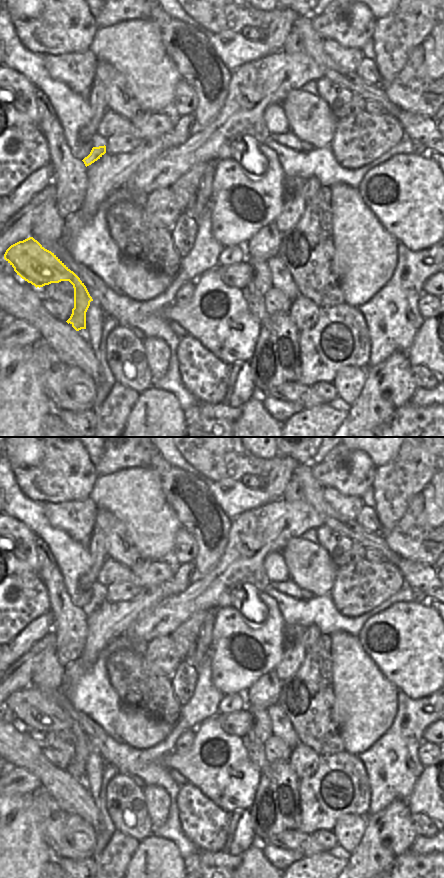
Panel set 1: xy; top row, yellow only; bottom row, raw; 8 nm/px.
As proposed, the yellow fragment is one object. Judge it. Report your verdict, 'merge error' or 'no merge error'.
merge error

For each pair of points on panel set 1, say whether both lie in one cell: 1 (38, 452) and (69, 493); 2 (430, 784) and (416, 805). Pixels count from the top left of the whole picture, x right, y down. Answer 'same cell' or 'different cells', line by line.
1: same cell
2: same cell

